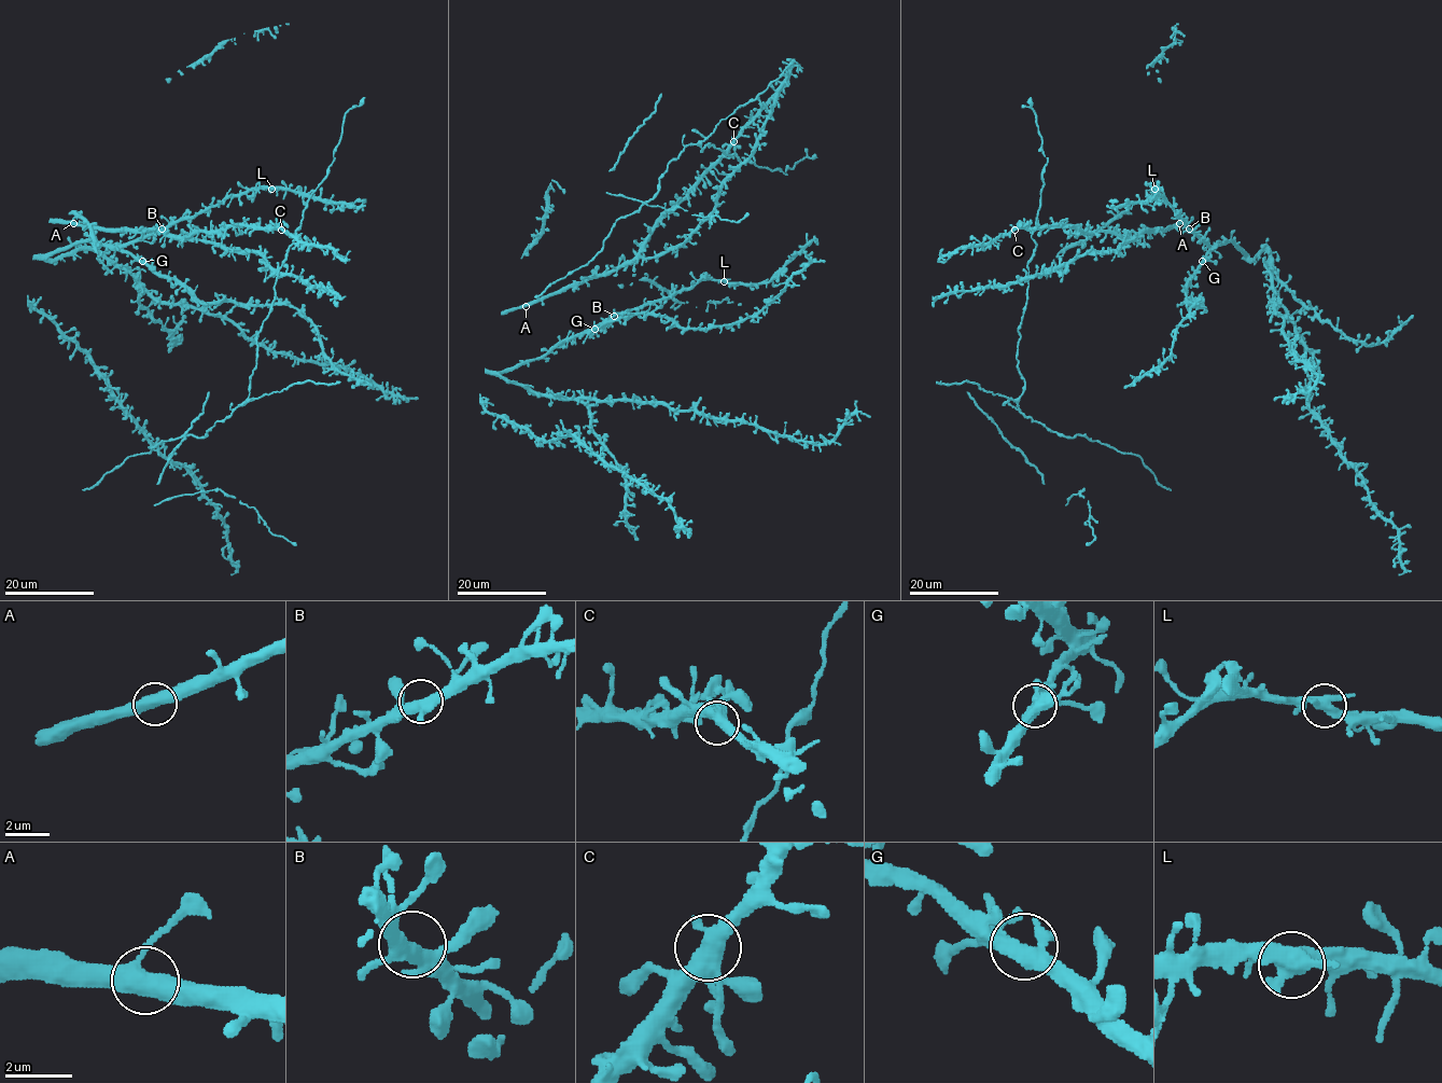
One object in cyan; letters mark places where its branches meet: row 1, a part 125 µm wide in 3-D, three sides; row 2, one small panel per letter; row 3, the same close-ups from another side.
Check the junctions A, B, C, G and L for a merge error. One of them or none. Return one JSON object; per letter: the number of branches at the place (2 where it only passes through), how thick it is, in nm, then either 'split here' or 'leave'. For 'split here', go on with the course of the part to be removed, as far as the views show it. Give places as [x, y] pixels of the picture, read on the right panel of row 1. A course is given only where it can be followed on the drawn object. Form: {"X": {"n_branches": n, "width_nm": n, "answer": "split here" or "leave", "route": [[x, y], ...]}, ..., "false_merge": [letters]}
{"A": {"n_branches": 3, "width_nm": 460, "answer": "leave"}, "B": {"n_branches": 3, "width_nm": 380, "answer": "leave"}, "C": {"n_branches": 3, "width_nm": 440, "answer": "leave"}, "G": {"n_branches": 3, "width_nm": 400, "answer": "leave"}, "L": {"n_branches": 3, "width_nm": 460, "answer": "split here", "route": [[1154, 189], [1154, 196], [1144, 202], [1115, 206], [1118, 200]]}, "false_merge": ["L"]}

